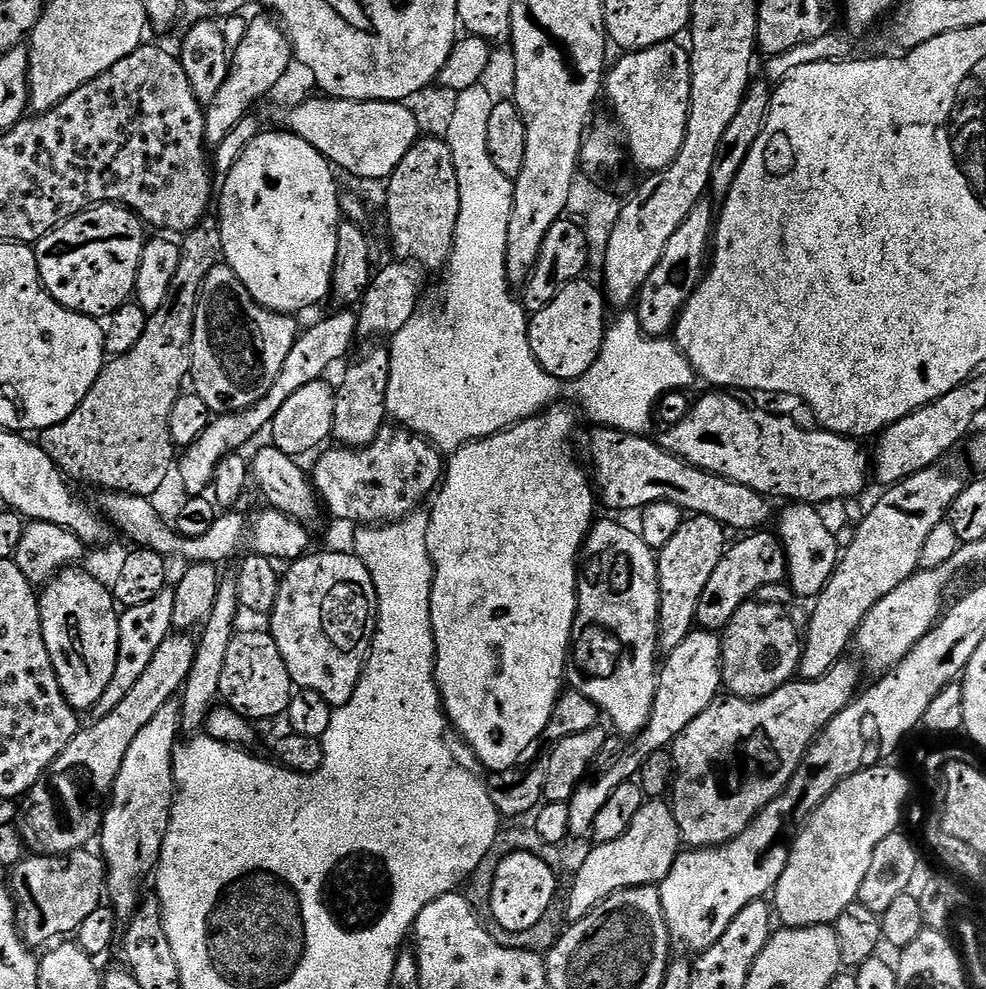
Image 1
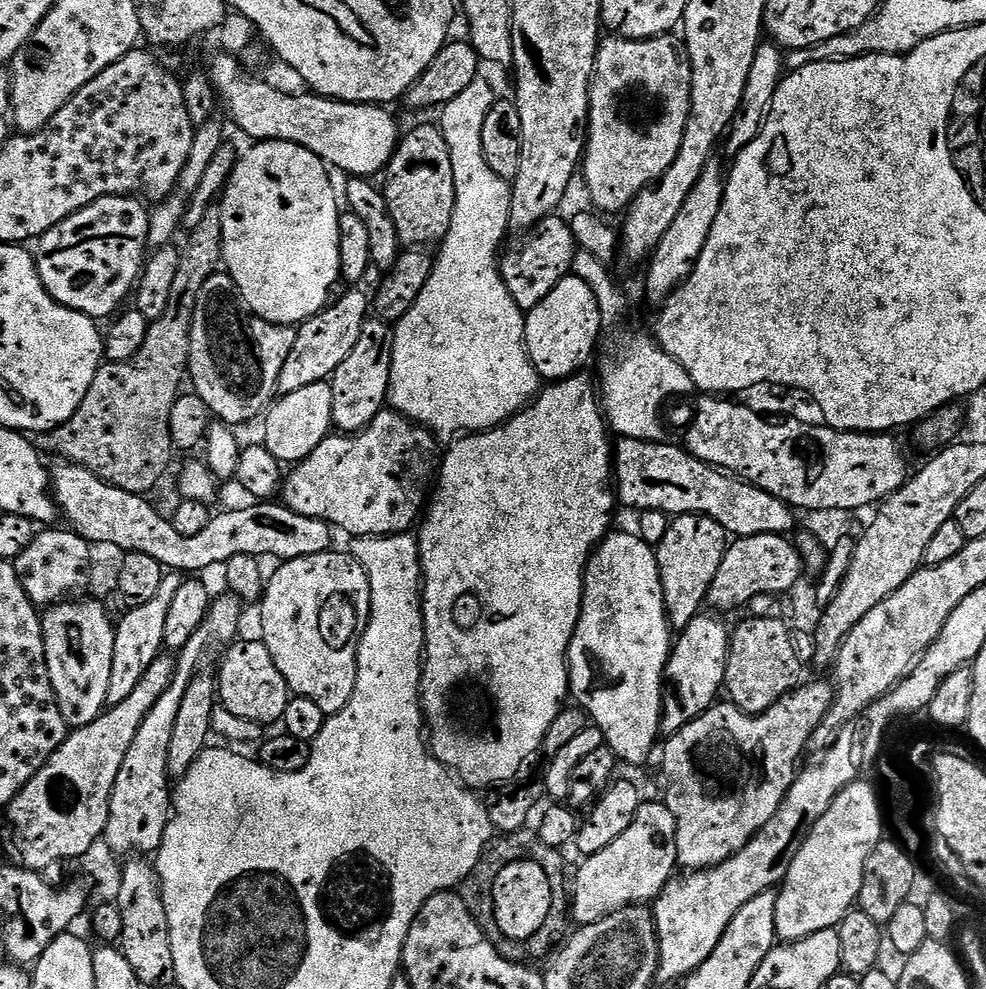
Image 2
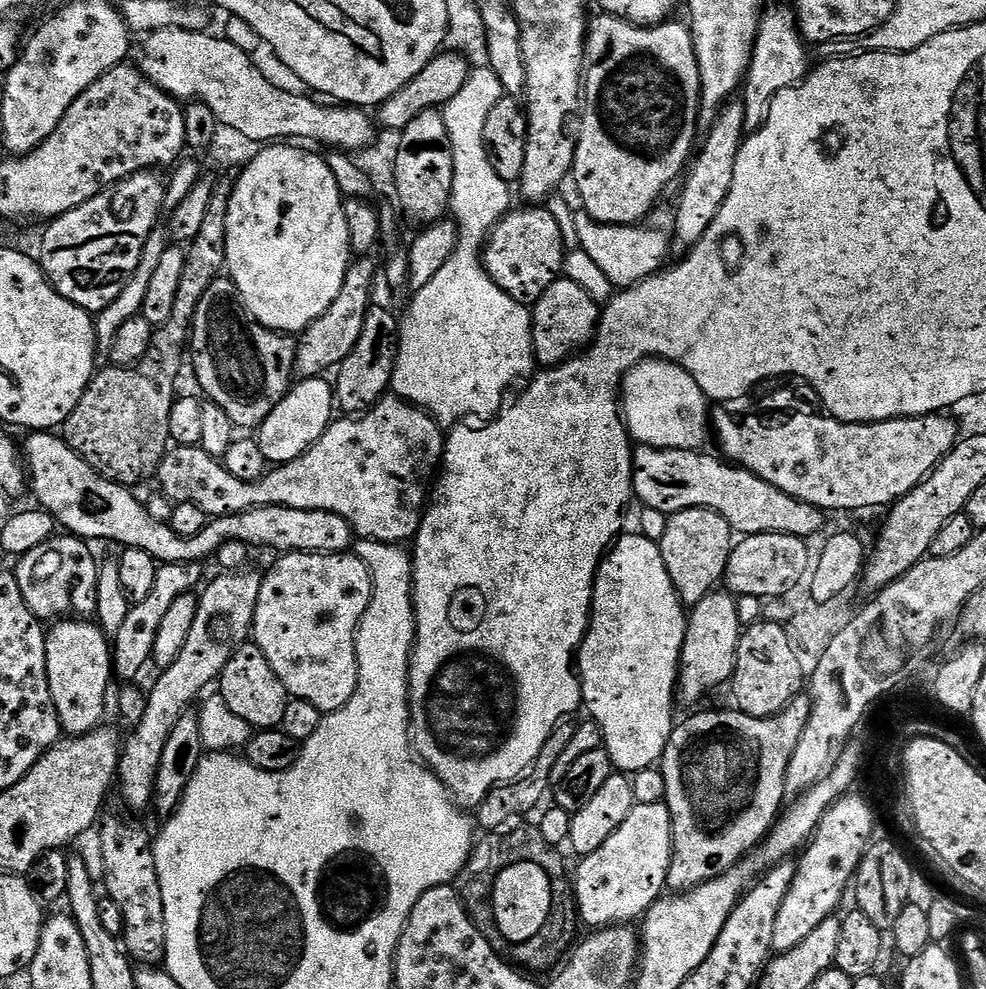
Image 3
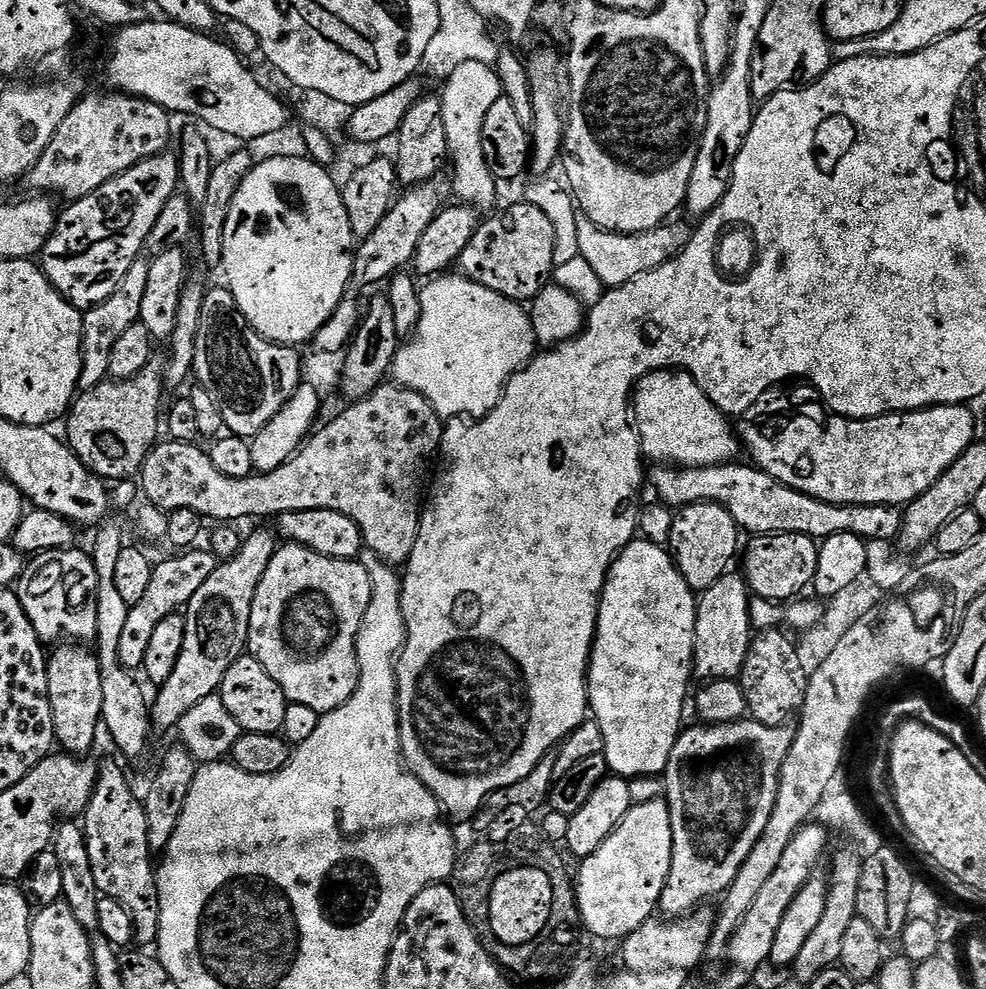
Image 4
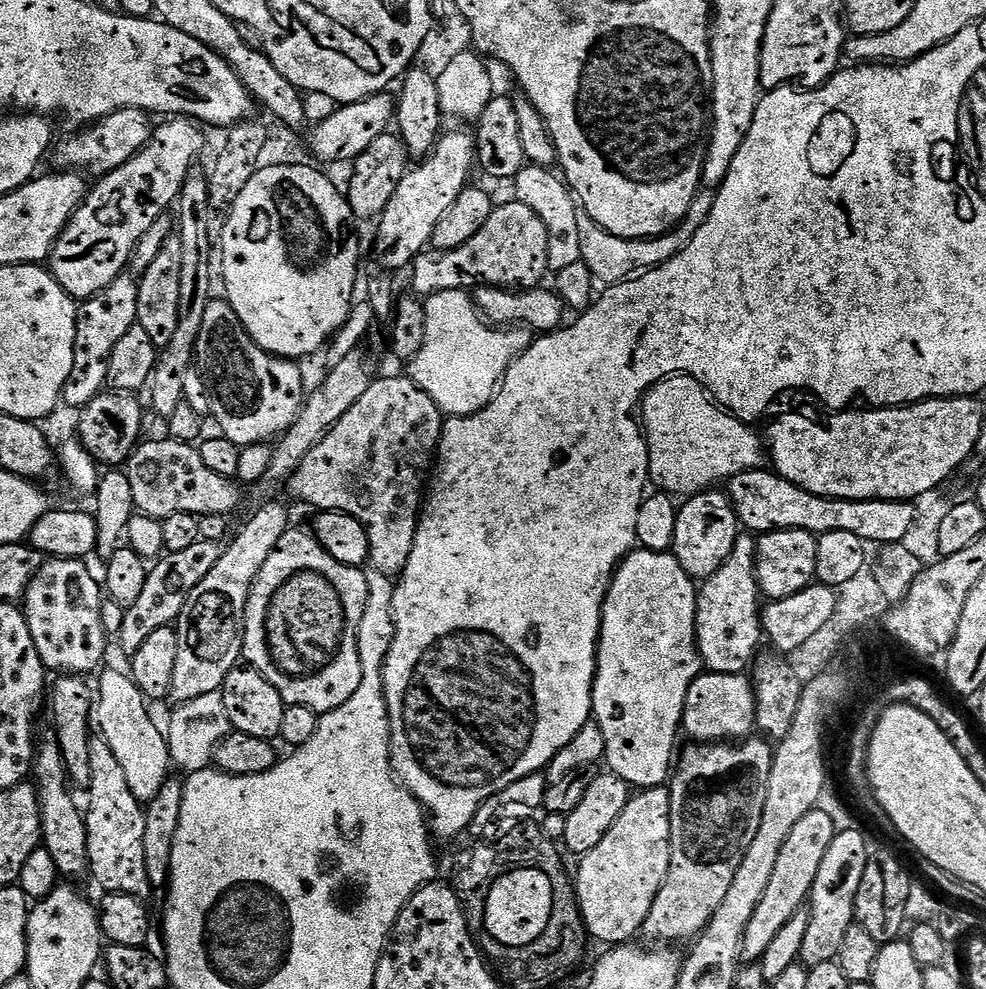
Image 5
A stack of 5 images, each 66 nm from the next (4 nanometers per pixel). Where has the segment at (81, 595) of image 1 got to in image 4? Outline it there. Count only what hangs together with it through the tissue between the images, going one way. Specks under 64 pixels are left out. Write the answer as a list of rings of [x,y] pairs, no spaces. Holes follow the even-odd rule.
[[[60,646],[56,653],[48,656],[48,697],[50,698],[50,714],[54,718],[54,730],[56,731],[56,744],[67,755],[84,758],[96,744],[96,727],[101,727],[103,714],[102,698],[102,674],[99,672],[97,657],[87,652],[84,646]]]

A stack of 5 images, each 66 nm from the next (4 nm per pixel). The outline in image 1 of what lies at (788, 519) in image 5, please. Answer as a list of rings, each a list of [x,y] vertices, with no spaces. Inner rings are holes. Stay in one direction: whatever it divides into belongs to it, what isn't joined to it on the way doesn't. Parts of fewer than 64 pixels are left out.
[[[593,427],[592,432],[592,464],[590,463],[590,476],[594,481],[595,491],[599,499],[608,508],[617,508],[624,512],[627,508],[639,510],[653,504],[654,502],[670,502],[678,506],[688,514],[697,516],[709,516],[714,518],[725,529],[737,528],[737,533],[748,534],[753,530],[760,530],[772,516],[772,508],[769,497],[761,492],[750,490],[750,486],[742,486],[733,480],[727,480],[721,476],[716,476],[712,472],[707,472],[701,468],[696,468],[693,464],[687,464],[685,460],[679,460],[674,454],[670,454],[665,448],[661,448],[655,439],[647,440],[649,437],[635,432],[619,432],[613,428]]]

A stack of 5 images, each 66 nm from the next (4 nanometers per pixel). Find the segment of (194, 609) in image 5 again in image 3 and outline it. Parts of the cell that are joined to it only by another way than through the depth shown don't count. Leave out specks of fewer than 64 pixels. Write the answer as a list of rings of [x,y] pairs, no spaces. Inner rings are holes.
[[[225,571],[208,589],[205,587],[199,593],[194,626],[190,626],[190,638],[186,638],[182,654],[178,654],[174,666],[159,673],[156,685],[147,689],[145,713],[131,729],[132,737],[123,741],[118,773],[118,792],[120,788],[125,802],[136,812],[153,807],[158,762],[162,762],[162,749],[170,739],[170,730],[178,726],[181,718],[191,709],[188,707],[196,699],[201,699],[200,691],[207,684],[215,685],[219,681],[220,673],[230,658],[249,639],[262,579],[261,573],[250,571]]]

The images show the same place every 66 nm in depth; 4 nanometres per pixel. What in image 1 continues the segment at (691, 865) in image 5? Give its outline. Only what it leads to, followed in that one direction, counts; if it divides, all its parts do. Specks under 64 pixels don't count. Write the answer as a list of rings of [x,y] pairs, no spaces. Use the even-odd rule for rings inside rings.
[[[848,659],[839,660],[817,680],[793,678],[774,690],[774,694],[763,696],[761,700],[744,700],[731,694],[721,695],[682,730],[670,749],[671,771],[674,773],[671,777],[670,803],[678,822],[681,841],[689,849],[716,848],[730,842],[738,834],[742,834],[742,830],[746,830],[746,826],[754,822],[757,814],[787,786],[794,770],[798,770],[802,758],[808,753],[809,746],[822,729],[846,705],[852,703],[861,687],[861,665],[855,659]]]

